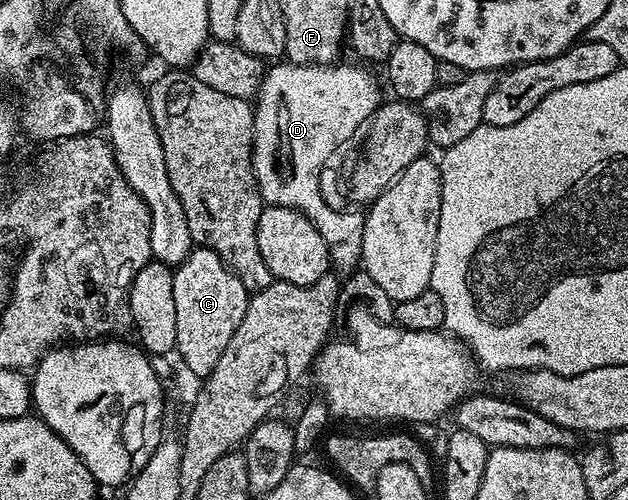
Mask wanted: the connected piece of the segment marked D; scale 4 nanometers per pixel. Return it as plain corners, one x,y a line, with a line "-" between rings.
275,63
275,65
266,70
263,74
263,82
259,88
257,96
253,101
255,111
255,122
253,123
253,143
251,144
251,169
255,173
255,182
259,188
259,194
263,196
267,205
276,205
277,207
285,207
286,209
296,209
301,215
305,215
305,219
309,219
313,223
313,227
317,227
317,231
321,235
321,239
325,239
327,250
331,256
331,264
340,274
350,275
360,268
363,260
363,218
362,212
344,211
343,213
331,213
331,209
327,209
327,199
325,196
325,187
321,183
321,167
325,167
323,157
331,155
331,149
335,149
344,137
352,133
356,127
368,124
374,118
376,109
380,108
379,101
379,81
370,73
362,64
359,65
343,65
344,63
332,63
330,65
292,65
290,63

